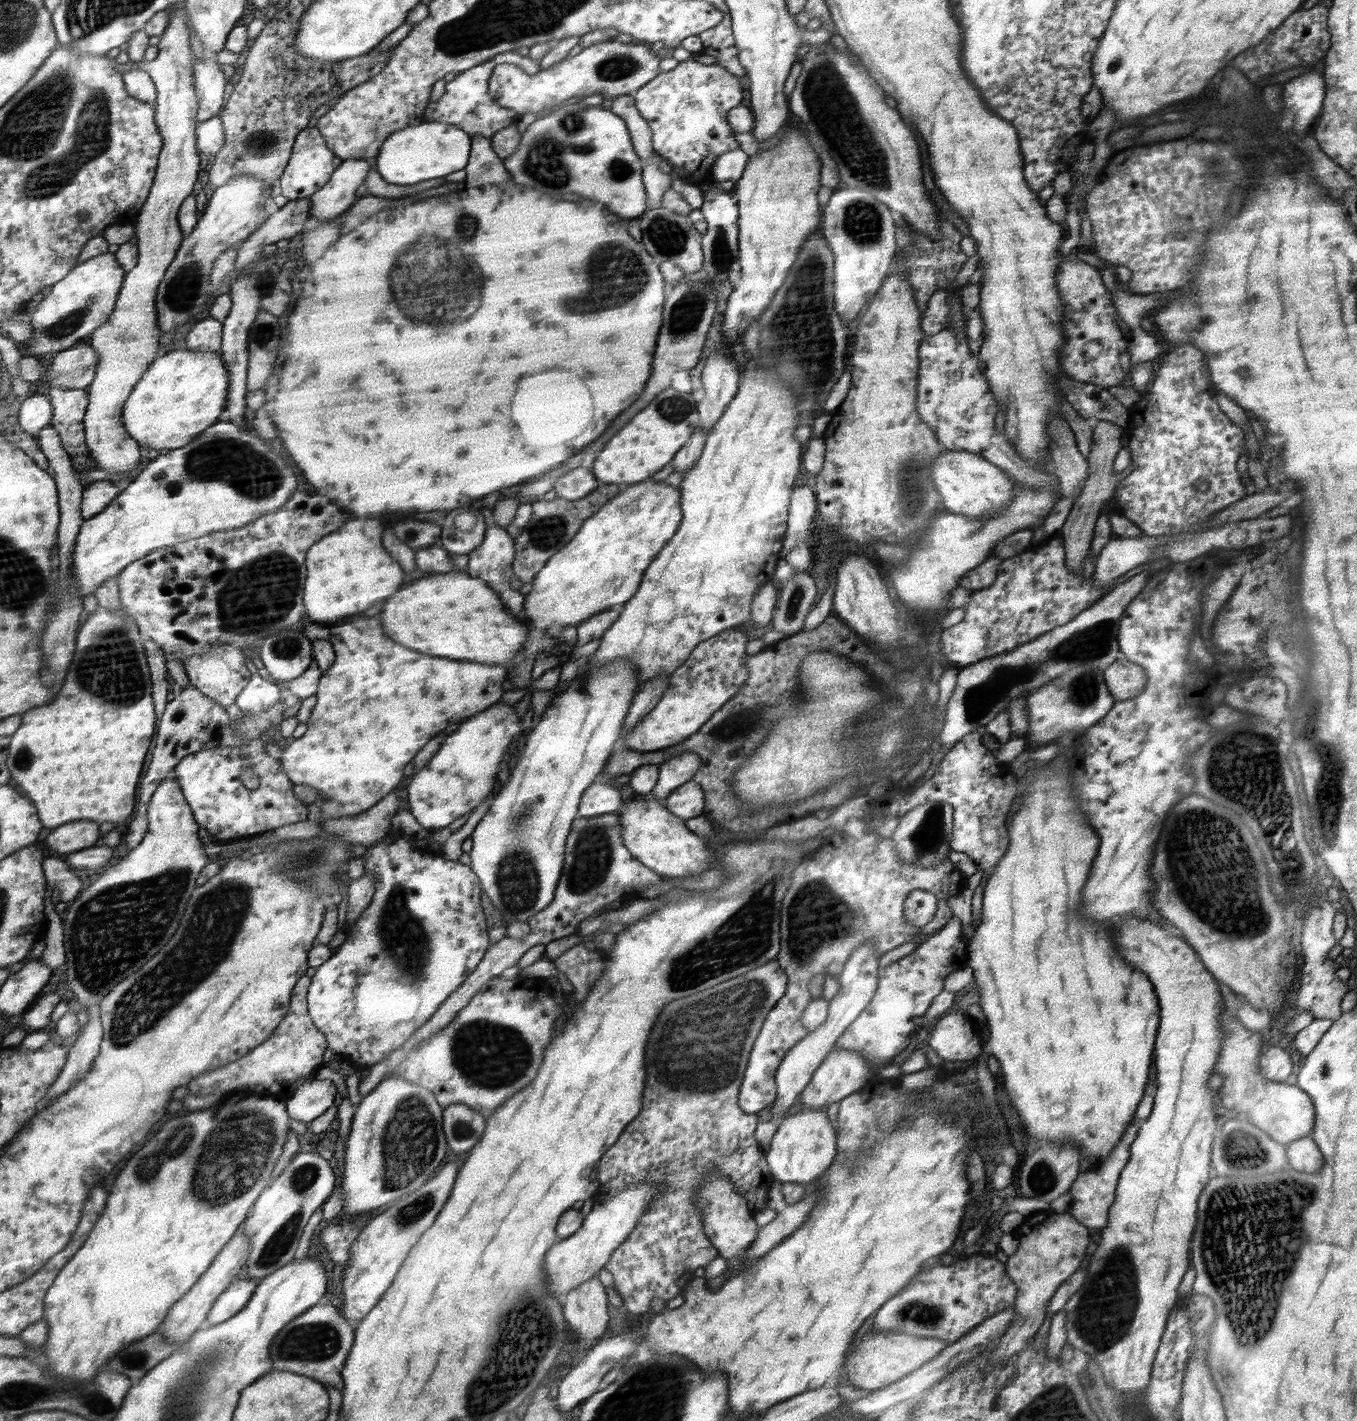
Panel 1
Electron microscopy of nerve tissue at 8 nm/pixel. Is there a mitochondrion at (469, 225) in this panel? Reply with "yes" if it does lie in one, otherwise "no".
yes

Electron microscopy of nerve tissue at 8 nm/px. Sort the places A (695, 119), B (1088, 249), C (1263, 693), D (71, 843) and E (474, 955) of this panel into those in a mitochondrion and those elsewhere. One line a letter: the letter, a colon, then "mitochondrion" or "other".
A: other
B: other
C: mitochondrion
D: other
E: other

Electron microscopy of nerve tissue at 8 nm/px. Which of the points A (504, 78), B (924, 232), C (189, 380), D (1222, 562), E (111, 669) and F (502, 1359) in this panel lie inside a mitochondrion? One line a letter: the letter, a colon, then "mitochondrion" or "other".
A: other
B: other
C: other
D: other
E: mitochondrion
F: mitochondrion

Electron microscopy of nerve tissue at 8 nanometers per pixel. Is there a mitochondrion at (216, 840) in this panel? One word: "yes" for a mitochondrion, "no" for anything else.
no

